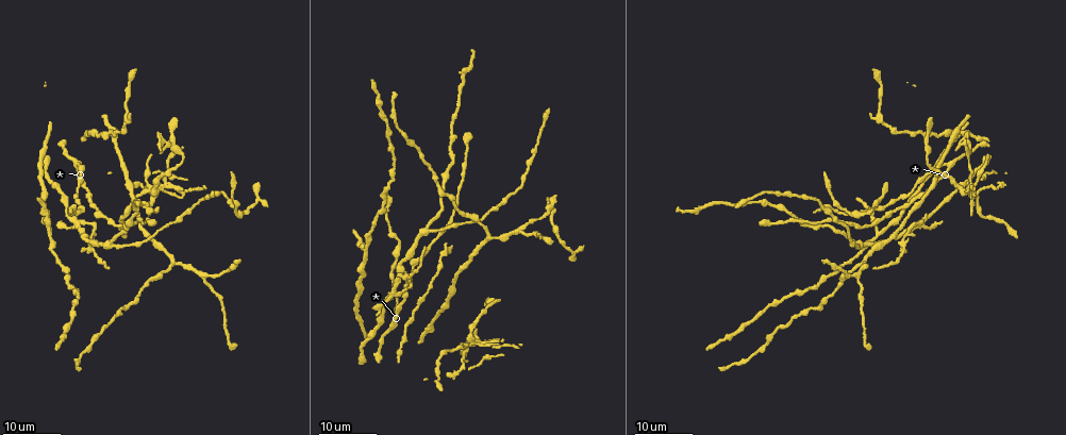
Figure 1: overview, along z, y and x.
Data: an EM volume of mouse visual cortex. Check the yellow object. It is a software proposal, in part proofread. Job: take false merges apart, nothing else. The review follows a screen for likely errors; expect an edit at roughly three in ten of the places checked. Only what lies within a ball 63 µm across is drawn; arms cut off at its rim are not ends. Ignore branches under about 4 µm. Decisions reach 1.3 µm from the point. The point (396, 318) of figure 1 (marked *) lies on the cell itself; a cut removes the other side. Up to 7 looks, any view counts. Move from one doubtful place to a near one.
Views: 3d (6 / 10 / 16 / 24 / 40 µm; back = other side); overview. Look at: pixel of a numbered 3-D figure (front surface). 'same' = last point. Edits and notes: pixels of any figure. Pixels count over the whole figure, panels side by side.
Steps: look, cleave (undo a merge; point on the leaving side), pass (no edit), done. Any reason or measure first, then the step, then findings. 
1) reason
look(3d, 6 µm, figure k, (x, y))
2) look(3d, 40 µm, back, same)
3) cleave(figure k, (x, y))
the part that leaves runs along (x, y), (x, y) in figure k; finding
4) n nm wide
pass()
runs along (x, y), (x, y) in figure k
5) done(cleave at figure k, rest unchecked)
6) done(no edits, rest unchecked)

a fork
look(3d, 16 µm, figure 1, (112, 244))

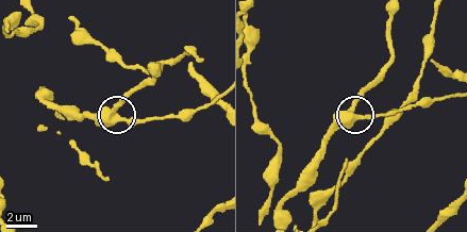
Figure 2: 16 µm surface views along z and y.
look(3d, 6 µm, figure 2, (118, 119))

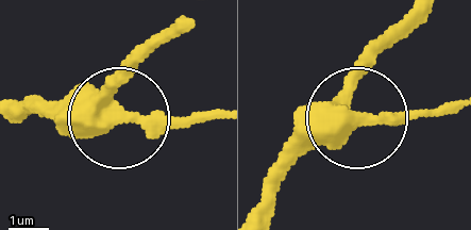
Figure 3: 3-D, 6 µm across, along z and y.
pass()
runs along (414, 18), (355, 89), (349, 124), (274, 178) in figure 3; continuous, no second cell

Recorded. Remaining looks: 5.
look(3d, 24 µm, figure 1, (233, 197))

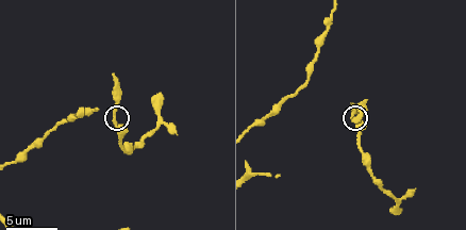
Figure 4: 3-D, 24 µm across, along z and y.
look(3d, 10 µm, figure 4, (114, 122))

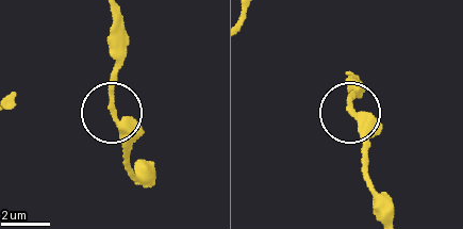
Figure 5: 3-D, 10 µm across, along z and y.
pass()
all the same cell

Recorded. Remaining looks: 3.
small branch off a trunk
look(3d, 16 µm, figure 1, (79, 223))

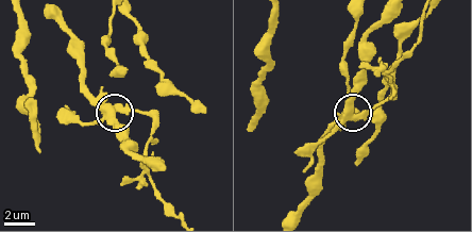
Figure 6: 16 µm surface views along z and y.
look(3d, 10 µm, figure 6, (350, 118))

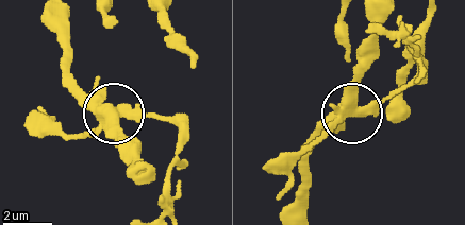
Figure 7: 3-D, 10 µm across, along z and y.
3 arms
cleave(figure 7, (84, 135))
two cells meet here

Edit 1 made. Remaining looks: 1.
done(cleave at figure 7, rest unchecked)

